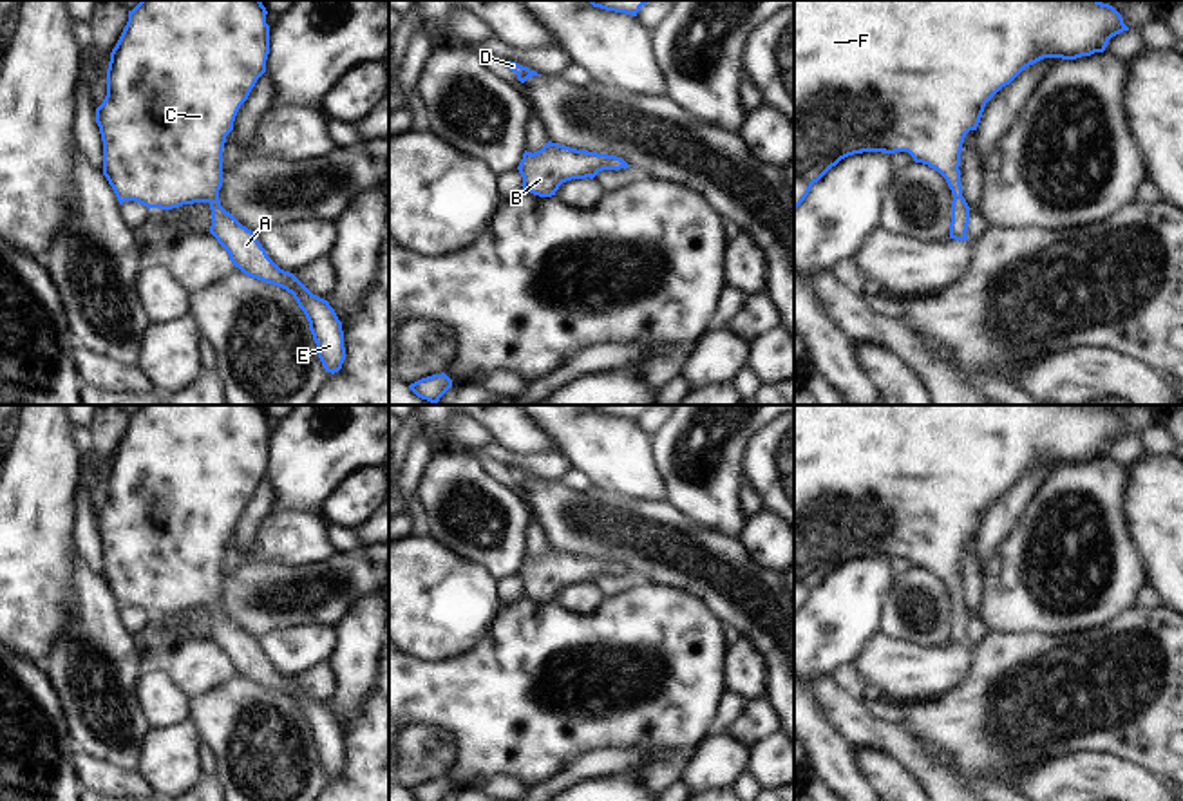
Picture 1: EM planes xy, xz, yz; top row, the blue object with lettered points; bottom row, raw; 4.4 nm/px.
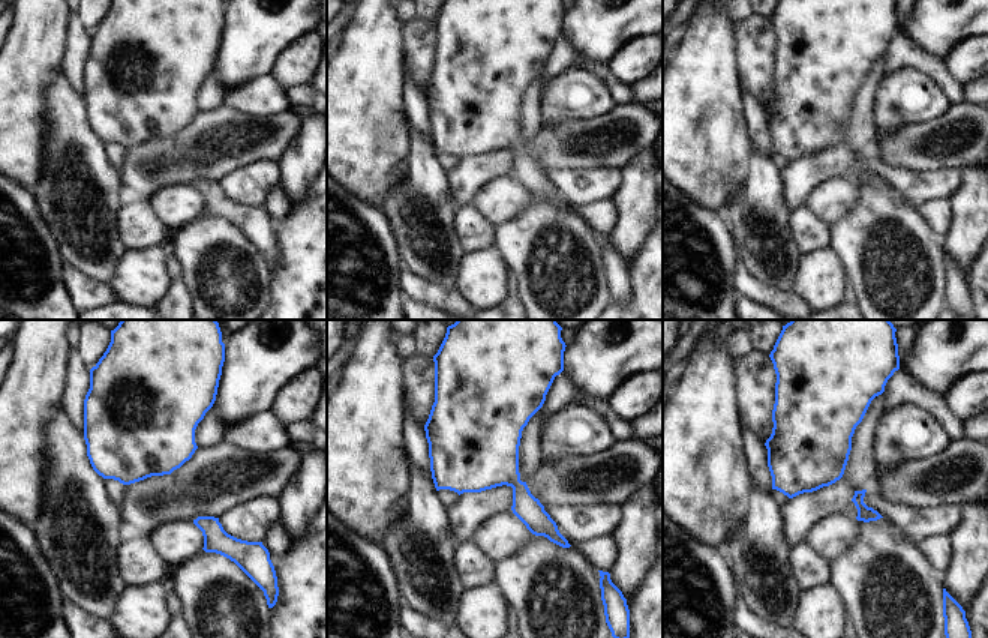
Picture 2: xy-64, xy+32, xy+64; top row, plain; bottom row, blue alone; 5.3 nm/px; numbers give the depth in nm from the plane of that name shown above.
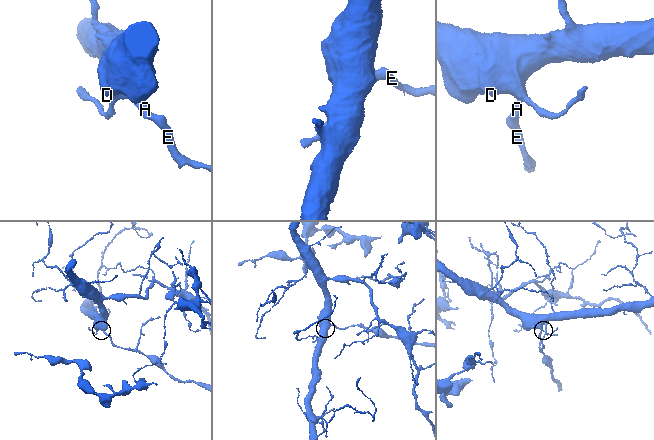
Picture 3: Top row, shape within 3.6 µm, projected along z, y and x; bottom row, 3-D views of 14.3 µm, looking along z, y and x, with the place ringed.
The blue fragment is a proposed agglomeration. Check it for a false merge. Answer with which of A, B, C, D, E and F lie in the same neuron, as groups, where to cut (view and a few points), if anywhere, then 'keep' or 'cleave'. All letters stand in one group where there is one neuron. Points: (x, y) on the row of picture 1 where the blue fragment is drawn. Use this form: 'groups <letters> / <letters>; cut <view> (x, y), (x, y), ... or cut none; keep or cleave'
groups A B C D E F; cut none; keep

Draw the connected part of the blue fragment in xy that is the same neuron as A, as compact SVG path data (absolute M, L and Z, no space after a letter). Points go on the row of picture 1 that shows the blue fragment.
M141 0L128 11L128 22L110 52L107 96L96 108L96 123L103 141L103 175L119 204L136 201L148 210L172 210L183 204L208 203L212 210L210 233L228 251L233 266L251 278L279 286L293 295L309 322L324 369L335 374L345 360L342 322L335 309L327 300L313 295L293 273L280 269L255 233L226 212L219 201L226 136L233 130L241 105L266 72L270 54L266 14L260 0Z

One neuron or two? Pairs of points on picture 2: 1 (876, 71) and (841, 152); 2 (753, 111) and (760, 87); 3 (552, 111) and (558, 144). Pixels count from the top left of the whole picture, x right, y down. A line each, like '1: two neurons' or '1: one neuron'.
1: one neuron
2: two neurons
3: two neurons

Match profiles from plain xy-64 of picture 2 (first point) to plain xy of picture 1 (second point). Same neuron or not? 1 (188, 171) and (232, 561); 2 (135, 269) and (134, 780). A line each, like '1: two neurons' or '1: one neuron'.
1: two neurons
2: two neurons

